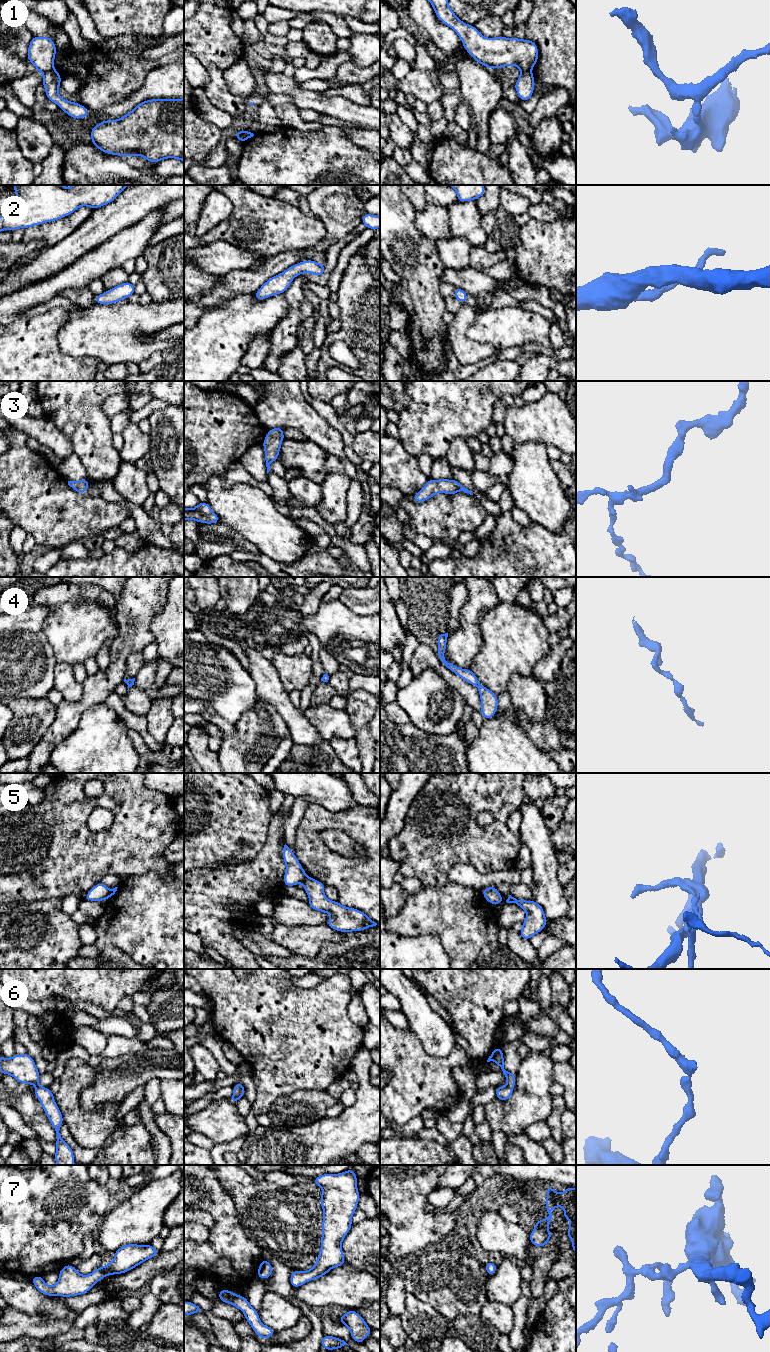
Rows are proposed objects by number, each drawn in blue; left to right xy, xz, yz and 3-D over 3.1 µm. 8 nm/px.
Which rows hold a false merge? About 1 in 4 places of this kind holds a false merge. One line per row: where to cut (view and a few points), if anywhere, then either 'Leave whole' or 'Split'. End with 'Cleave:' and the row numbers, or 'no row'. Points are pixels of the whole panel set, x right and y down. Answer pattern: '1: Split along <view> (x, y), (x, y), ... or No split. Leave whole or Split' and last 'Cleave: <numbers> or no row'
1: Split along xy (53, 69), (44, 73). Split
2: No split. Leave whole
3: No split. Leave whole
4: No split. Leave whole
5: Split along xz (306, 875), (302, 882). Split
6: No split. Leave whole
7: No split. Leave whole
Cleave: 1, 5

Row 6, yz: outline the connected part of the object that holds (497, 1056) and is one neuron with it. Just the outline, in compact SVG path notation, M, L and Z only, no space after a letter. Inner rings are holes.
M495 1047L491 1055L489 1056L487 1062L494 1061L500 1068L500 1072L506 1077L506 1086L496 1086L496 1097L501 1101L508 1100L513 1094L513 1088L516 1084L515 1074L508 1072L504 1068L504 1055L501 1047Z

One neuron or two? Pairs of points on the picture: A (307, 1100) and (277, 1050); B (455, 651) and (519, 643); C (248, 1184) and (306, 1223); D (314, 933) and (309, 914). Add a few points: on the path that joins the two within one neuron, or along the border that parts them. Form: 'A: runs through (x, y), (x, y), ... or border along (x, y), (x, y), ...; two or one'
A: border along (325, 1090), (297, 1090), (282, 1095), (279, 1098); two
B: border along (480, 625), (482, 648), (474, 658), (471, 669); two
C: runs through (262, 1196), (289, 1223), (292, 1223); one
D: border along (324, 923), (289, 927); two

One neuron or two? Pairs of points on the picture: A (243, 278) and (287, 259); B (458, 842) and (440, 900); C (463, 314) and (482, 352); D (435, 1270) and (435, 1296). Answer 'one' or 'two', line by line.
A: one
B: two
C: one
D: one

